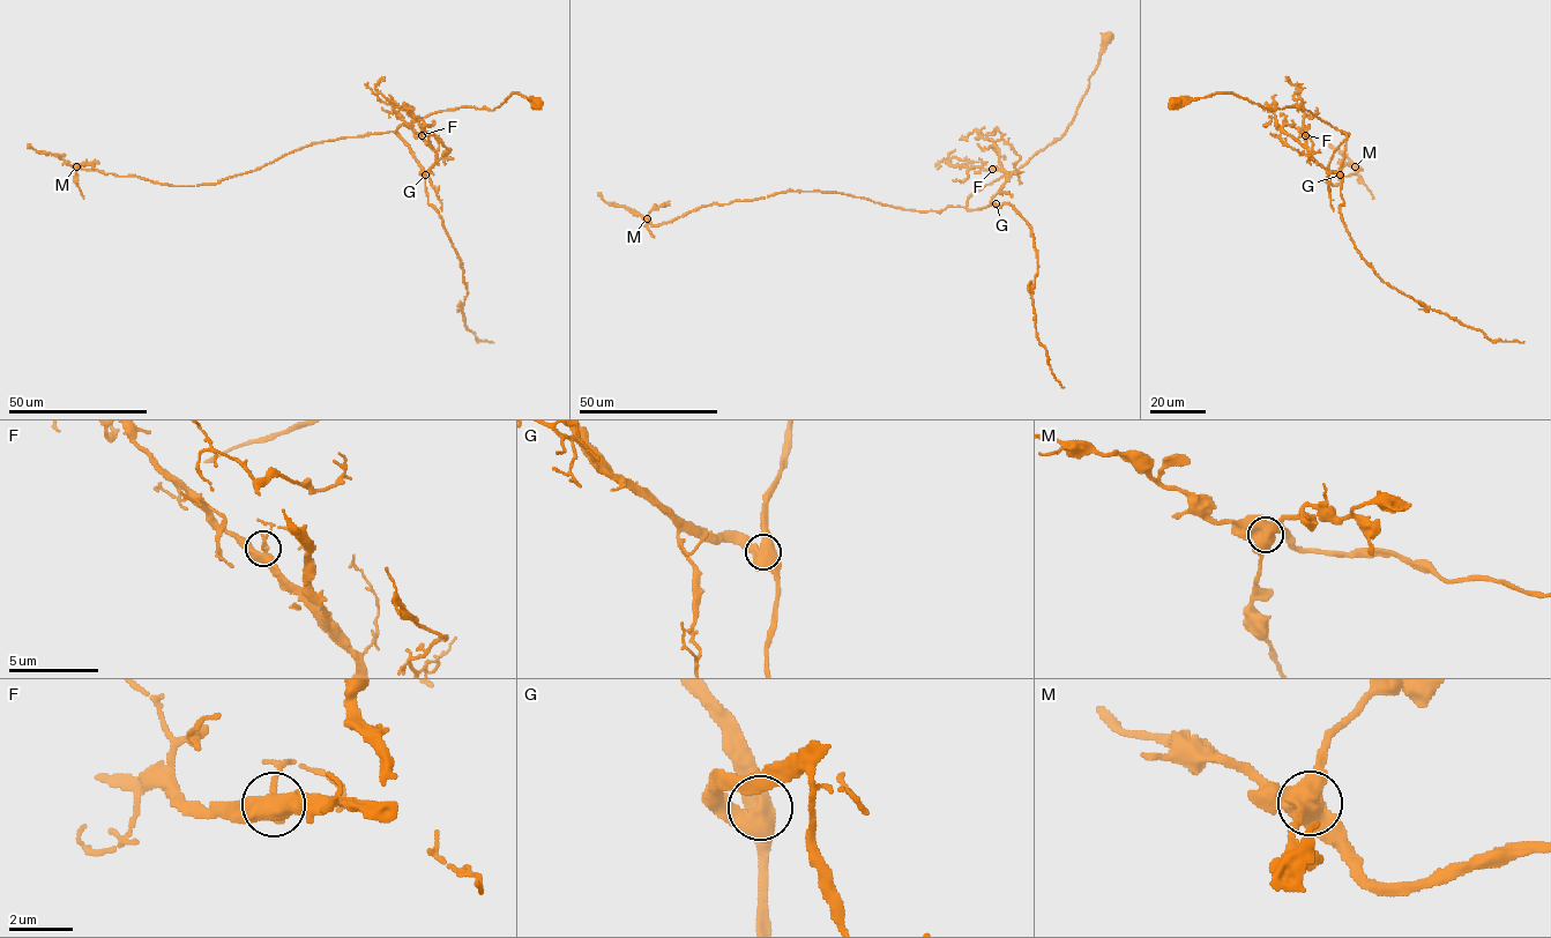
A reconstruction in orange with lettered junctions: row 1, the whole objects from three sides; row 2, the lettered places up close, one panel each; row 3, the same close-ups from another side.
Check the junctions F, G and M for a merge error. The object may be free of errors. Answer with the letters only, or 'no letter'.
no letter

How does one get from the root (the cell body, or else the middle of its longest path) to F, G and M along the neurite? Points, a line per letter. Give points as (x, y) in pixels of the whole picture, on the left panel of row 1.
F: (536, 104), (514, 92), (492, 110), (461, 106), (404, 123), (396, 132), (423, 175), (435, 153), (422, 135)
G: (536, 104), (514, 92), (492, 110), (461, 106), (404, 123), (396, 132), (425, 175)
M: (536, 104), (514, 92), (492, 110), (437, 111), (394, 132), (313, 142), (210, 184), (169, 185), (76, 166)

